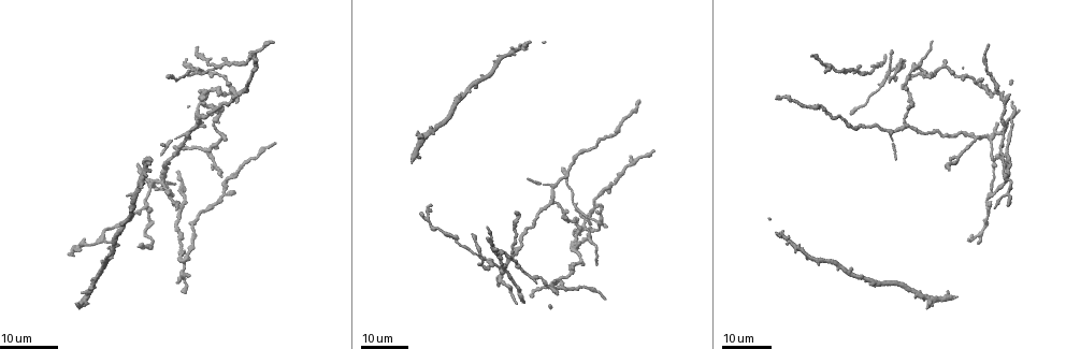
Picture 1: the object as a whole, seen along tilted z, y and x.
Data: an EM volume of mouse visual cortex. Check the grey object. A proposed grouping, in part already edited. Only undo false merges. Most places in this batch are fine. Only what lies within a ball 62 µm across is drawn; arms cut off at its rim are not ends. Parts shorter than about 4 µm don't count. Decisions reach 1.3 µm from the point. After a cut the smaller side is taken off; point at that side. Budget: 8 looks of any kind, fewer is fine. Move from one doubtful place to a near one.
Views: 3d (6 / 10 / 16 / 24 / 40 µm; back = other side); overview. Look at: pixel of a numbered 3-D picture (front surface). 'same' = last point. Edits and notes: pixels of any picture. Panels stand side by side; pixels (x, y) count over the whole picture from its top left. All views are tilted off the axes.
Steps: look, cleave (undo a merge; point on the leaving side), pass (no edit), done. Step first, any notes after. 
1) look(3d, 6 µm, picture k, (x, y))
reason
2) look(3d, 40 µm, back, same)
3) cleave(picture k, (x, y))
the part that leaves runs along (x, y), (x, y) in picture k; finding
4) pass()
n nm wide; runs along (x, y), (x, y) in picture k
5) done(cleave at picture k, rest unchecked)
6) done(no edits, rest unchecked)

look(3d, 16 µm, picture 1, (890, 131))
small branch off a trunk

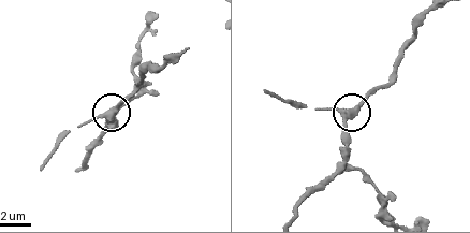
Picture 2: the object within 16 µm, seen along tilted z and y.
look(3d, 10 µm, picture 2, (349, 113))

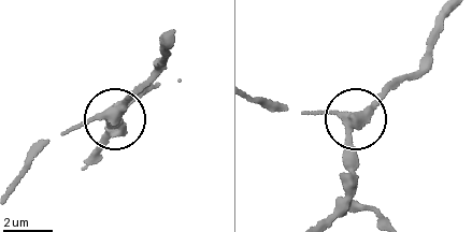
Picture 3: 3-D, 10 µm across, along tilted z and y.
look(3d, 10 µm, back, picture 3, (115, 114))
other side

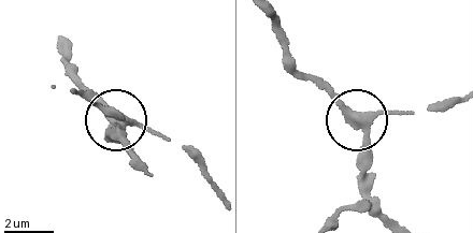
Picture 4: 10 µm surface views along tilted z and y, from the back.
pass()
340 nm wide; all the same cell

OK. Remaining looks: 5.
look(3d, 24 µm, picture 1, (973, 139))
branch point

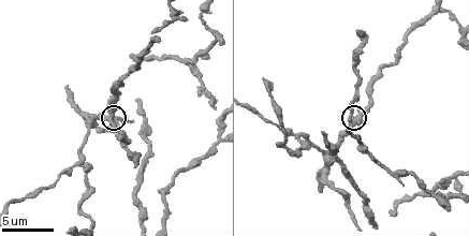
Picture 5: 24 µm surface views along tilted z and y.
look(3d, 6 µm, picture 5, (109, 114))

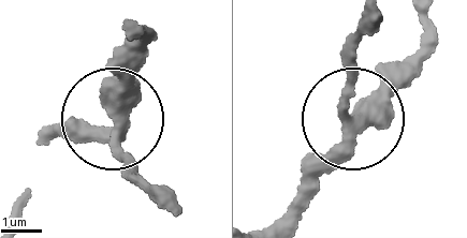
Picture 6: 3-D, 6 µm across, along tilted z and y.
pass()
3 arms; runs along (285, 214), (311, 196), (351, 115), (344, 92), (355, 27) in picture 6; all the same cell

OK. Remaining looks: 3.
look(3d, 10 µm, picture 5, (192, 69))
two arms in line, one across

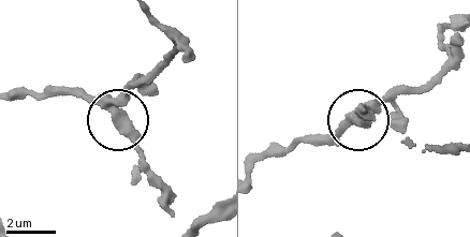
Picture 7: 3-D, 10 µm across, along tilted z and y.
pass()
340 nm wide; runs along (153, 17), (172, 47), (127, 86), (117, 116), (164, 180) in picture 7; all the same cell

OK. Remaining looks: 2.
look(3d, 16 µm, picture 5, (300, 138))
three-way junction

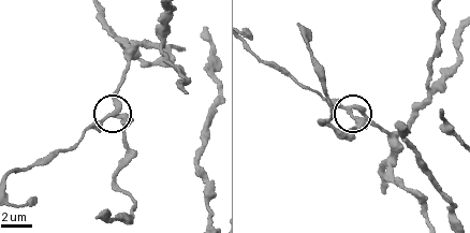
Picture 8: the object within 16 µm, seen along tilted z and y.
pass()
side arm 15 µm; runs along (297, 81), (347, 110), (354, 122), (349, 142) in picture 8; one cell here

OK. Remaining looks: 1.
done(no edits, rest unchecked)

